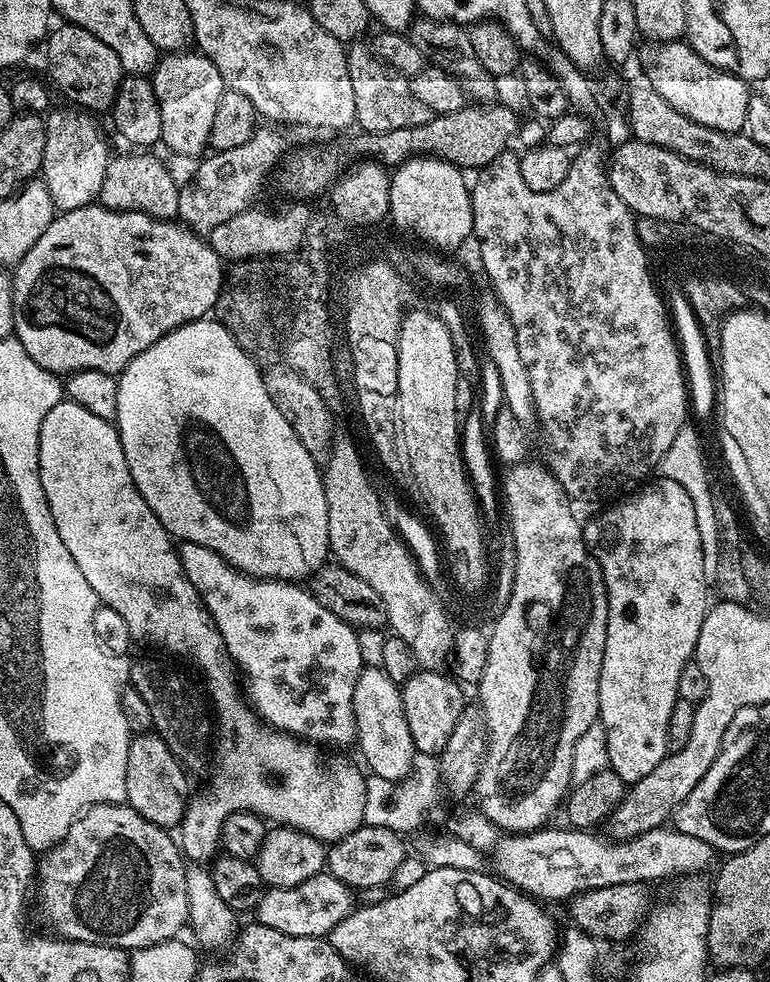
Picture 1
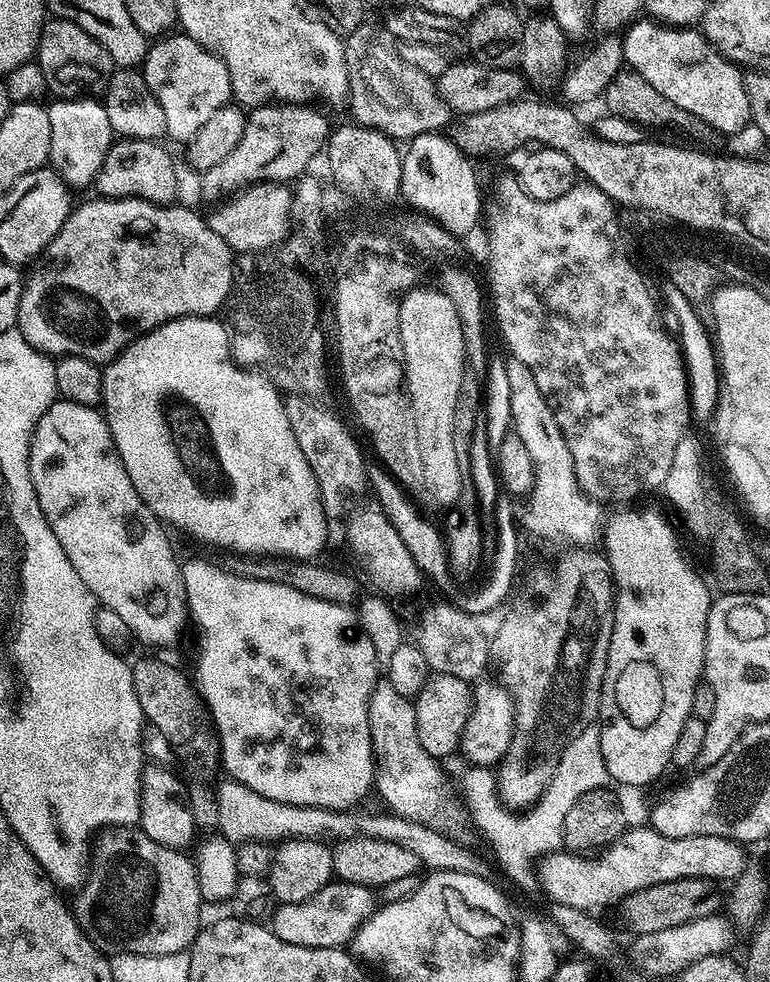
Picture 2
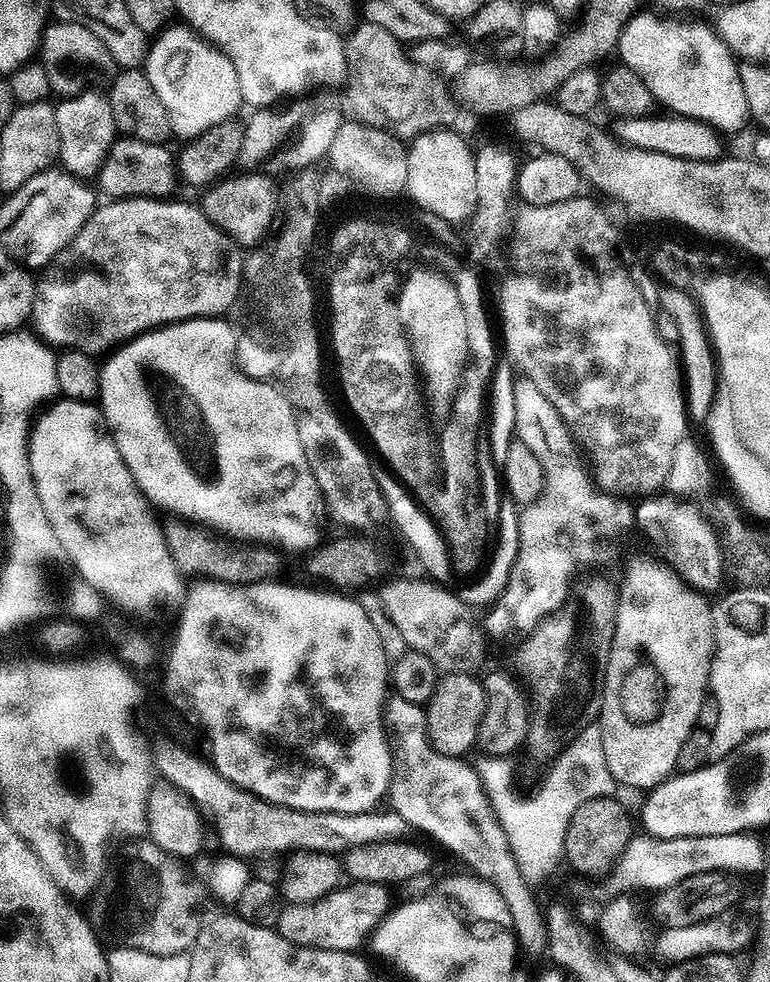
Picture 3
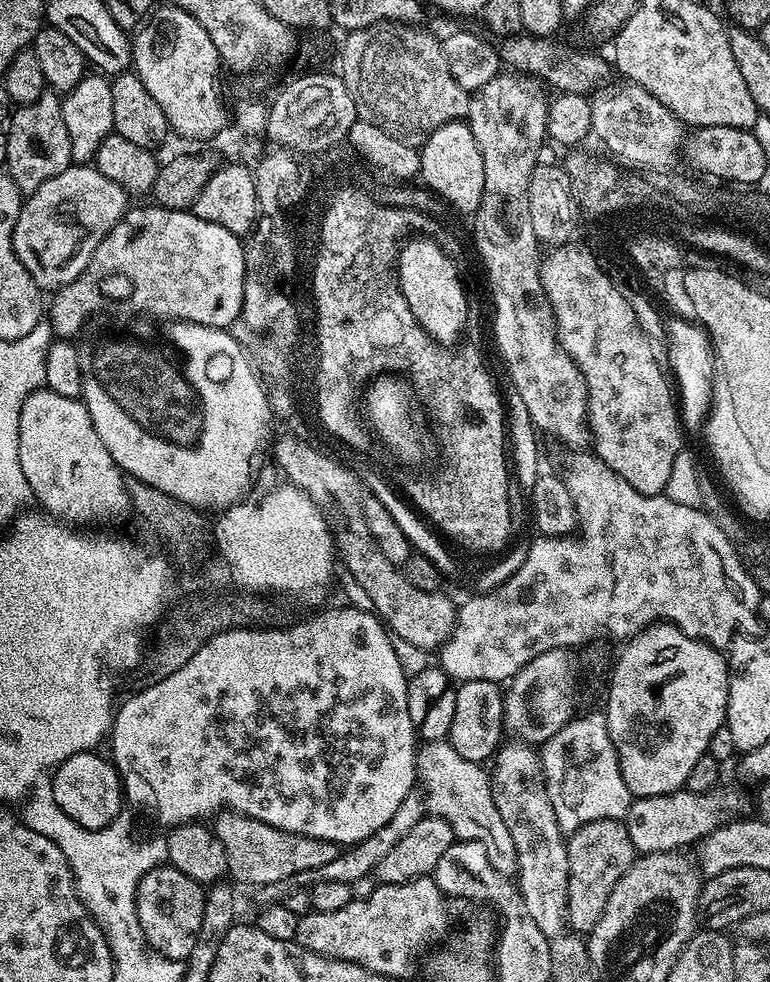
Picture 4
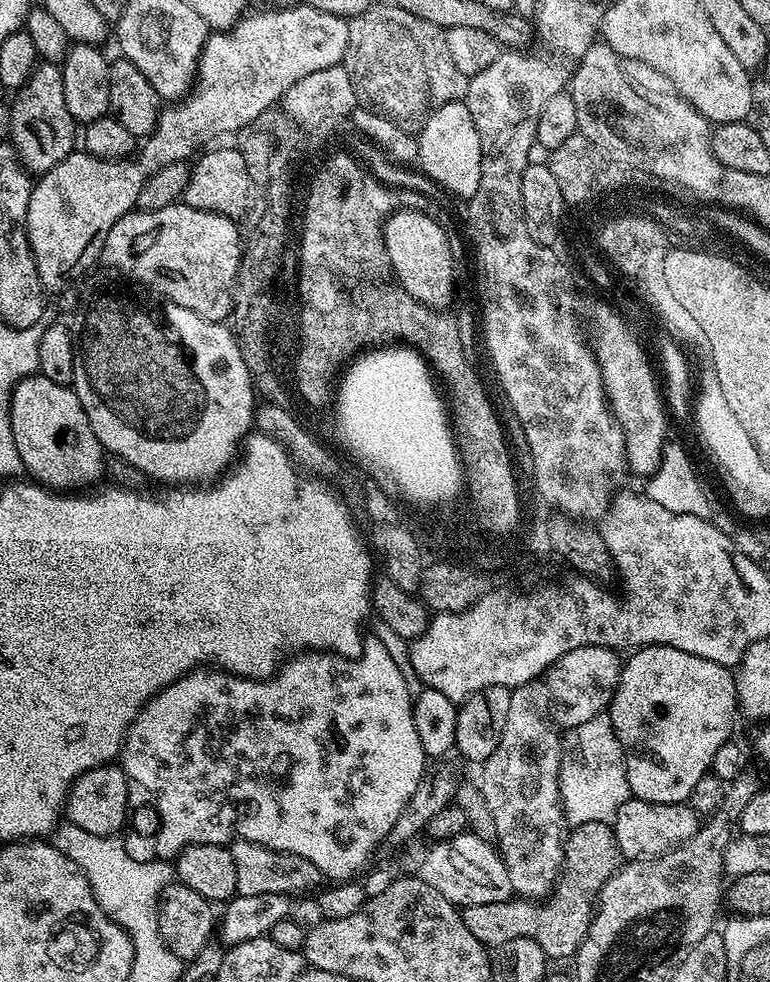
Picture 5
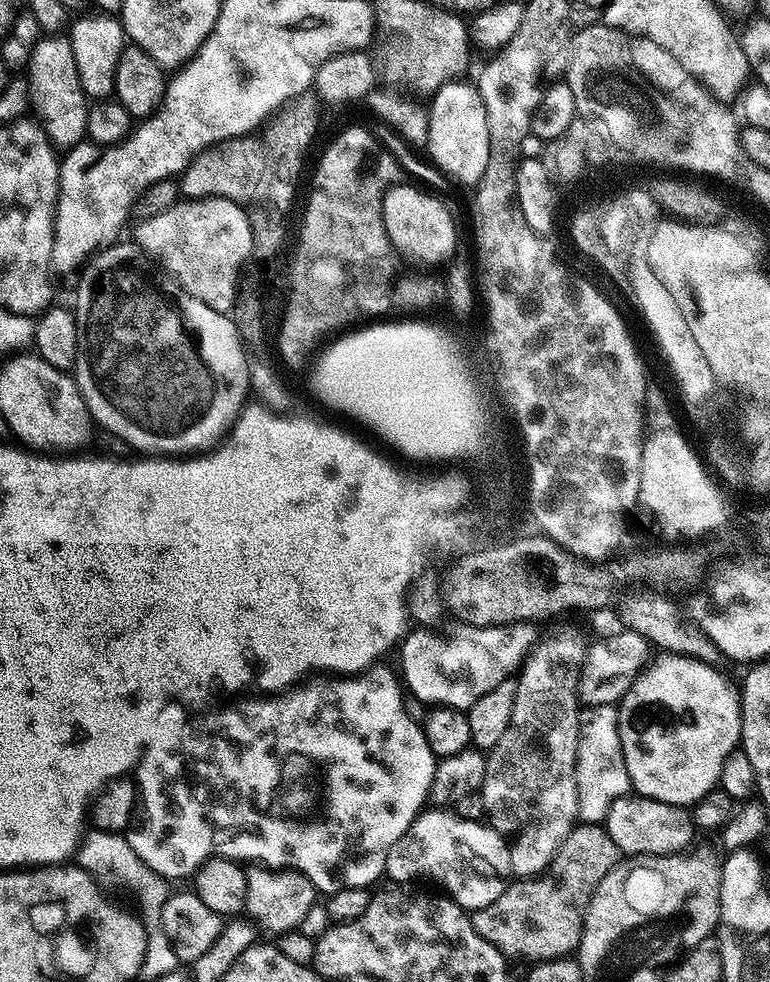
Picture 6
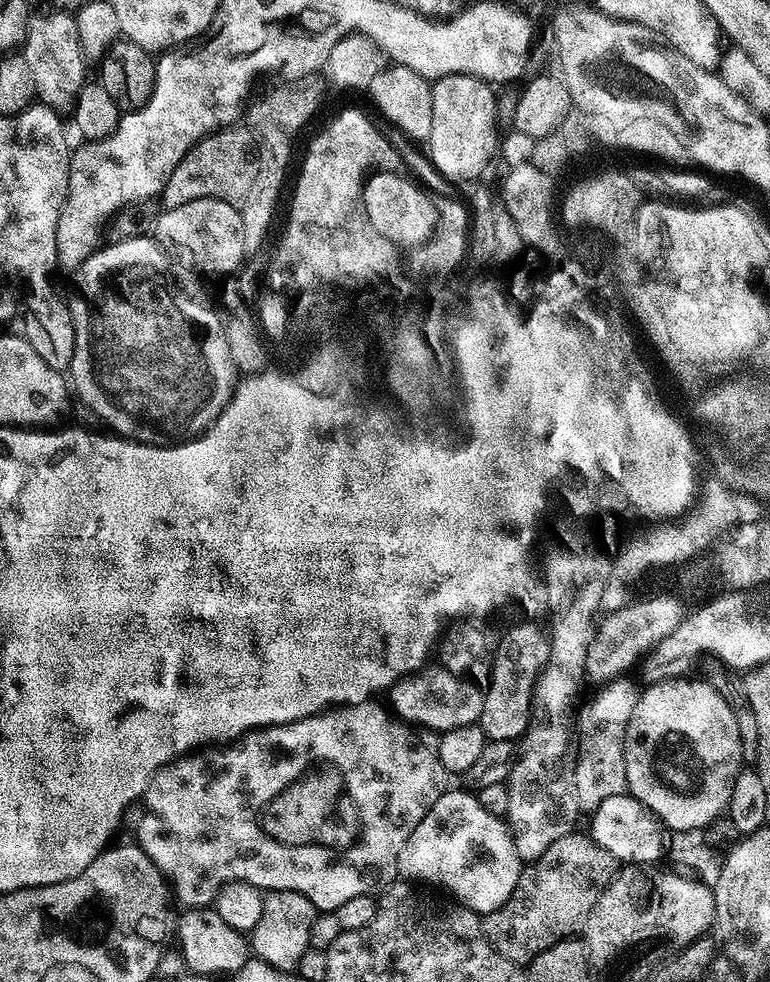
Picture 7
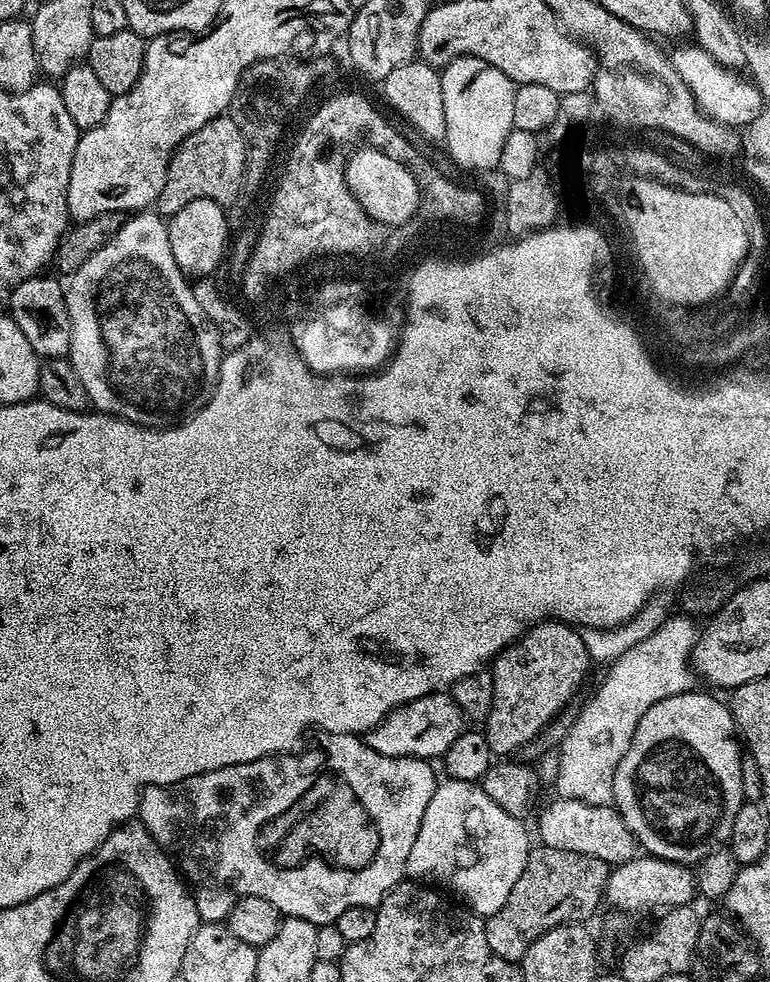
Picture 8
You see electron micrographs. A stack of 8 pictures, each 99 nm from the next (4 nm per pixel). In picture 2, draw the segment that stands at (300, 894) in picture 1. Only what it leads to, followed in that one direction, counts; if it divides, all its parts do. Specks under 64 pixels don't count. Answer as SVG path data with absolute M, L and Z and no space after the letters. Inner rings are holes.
M329 882L312 897L293 904L281 903L276 913L271 913L270 927L275 936L282 942L290 942L294 946L310 946L311 948L338 948L347 945L361 924L372 915L373 889L361 884L345 884Z

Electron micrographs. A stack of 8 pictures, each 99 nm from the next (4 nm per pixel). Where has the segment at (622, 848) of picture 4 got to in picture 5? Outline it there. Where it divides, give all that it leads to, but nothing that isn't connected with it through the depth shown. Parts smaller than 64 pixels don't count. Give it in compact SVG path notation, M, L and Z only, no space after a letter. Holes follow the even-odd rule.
M608 822L577 824L564 842L564 866L555 888L539 902L513 898L502 902L470 904L463 909L466 930L489 950L500 950L514 939L532 939L553 961L575 957L590 930L600 892L622 865L616 829Z

